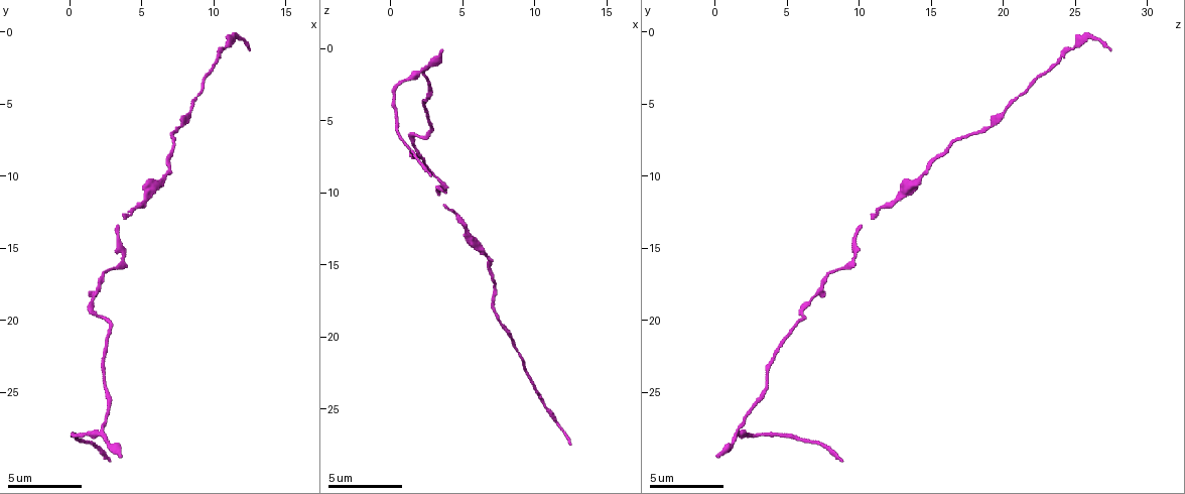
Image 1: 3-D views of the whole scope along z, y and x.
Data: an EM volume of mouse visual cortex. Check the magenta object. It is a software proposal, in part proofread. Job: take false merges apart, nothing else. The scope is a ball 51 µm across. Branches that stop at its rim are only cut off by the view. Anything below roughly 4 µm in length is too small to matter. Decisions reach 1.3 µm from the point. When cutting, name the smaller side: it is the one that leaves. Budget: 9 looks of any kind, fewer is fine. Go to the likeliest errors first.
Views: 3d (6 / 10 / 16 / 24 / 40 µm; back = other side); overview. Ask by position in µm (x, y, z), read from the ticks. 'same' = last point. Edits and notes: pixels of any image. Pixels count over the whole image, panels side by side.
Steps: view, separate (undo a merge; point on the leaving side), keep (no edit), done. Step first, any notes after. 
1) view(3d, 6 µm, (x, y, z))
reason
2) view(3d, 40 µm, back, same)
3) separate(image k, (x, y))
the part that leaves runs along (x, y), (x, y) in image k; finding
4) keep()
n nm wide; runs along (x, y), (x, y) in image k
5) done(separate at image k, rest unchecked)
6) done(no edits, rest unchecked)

view(3d, 16 µm, (6.6, 10.4, 14.2))
thick turns thin

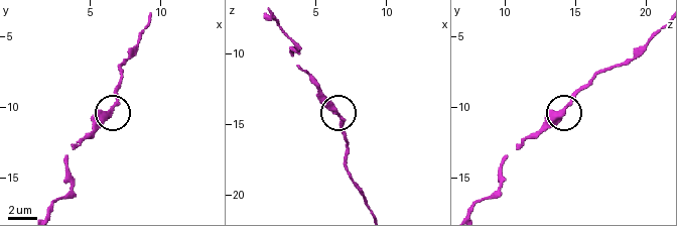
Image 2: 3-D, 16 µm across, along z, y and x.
keep()
330 nm wide; all the same neuron

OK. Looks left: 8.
view(3d, 16 µm, (8.4, 5.6, 20.2))

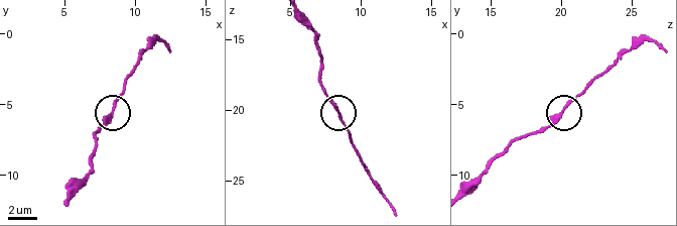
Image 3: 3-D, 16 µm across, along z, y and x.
view(3d, 16 µm, back, same)
other side

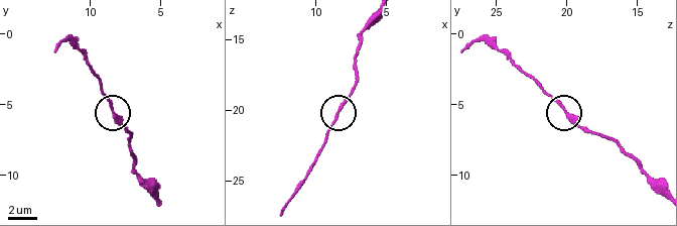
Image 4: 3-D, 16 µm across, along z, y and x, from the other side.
keep()
runs along (160, 198), (139, 173), (130, 133), (101, 87) in image 4; all the same neuron

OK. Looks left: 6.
view(3d, 6 µm, (2.6, 20.0, 5.8))
calibre changes

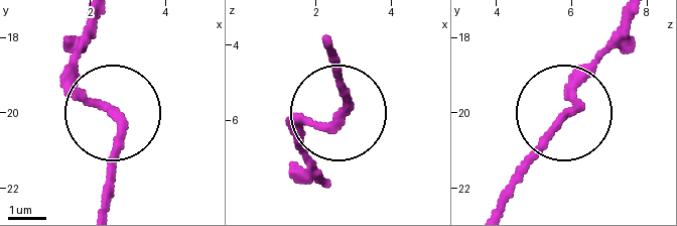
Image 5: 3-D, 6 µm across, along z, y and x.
view(3d, 6 µm, back, (2.65, 20.00, 5.90))

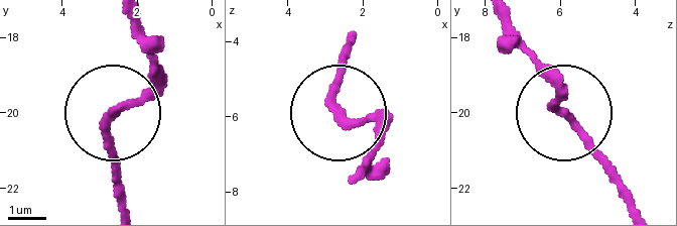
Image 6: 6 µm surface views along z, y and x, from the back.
keep()
all the same neuron

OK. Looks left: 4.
view(3d, 16 µm, (2.6, 16.4, 8.4))
a narrow waist

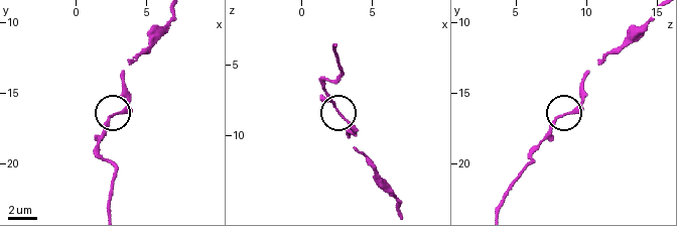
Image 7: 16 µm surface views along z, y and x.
keep()
runs along (349, 131), (349, 124), (324, 89) in image 7; continuous, no second neuron

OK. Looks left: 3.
done(no edits, rest unchecked)

